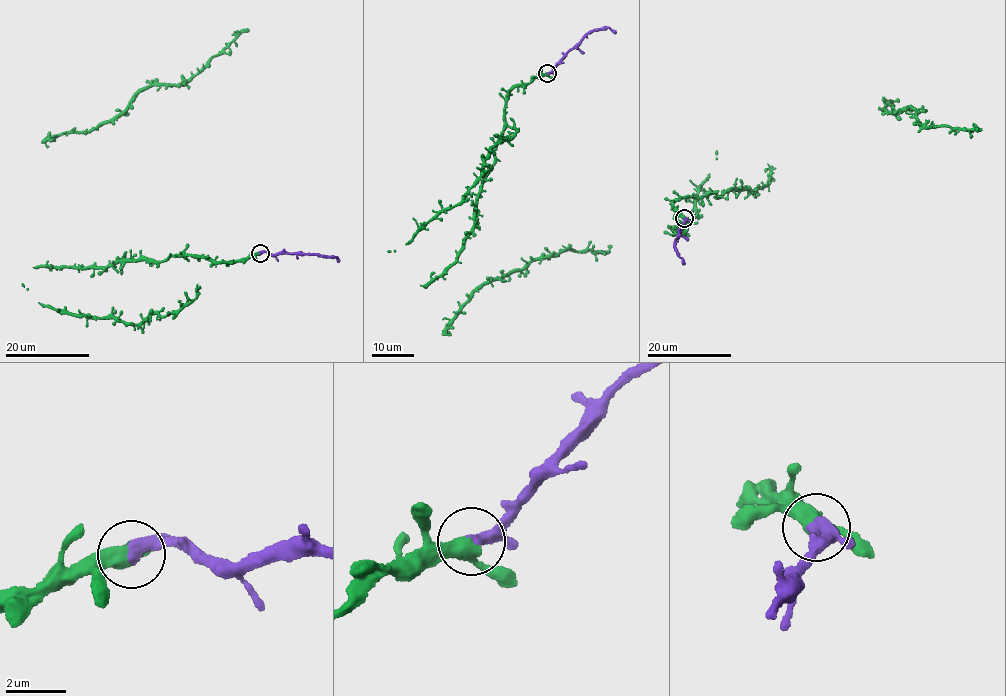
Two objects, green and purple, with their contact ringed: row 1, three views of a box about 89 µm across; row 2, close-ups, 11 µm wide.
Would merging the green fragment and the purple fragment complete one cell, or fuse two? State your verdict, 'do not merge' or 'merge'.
merge

